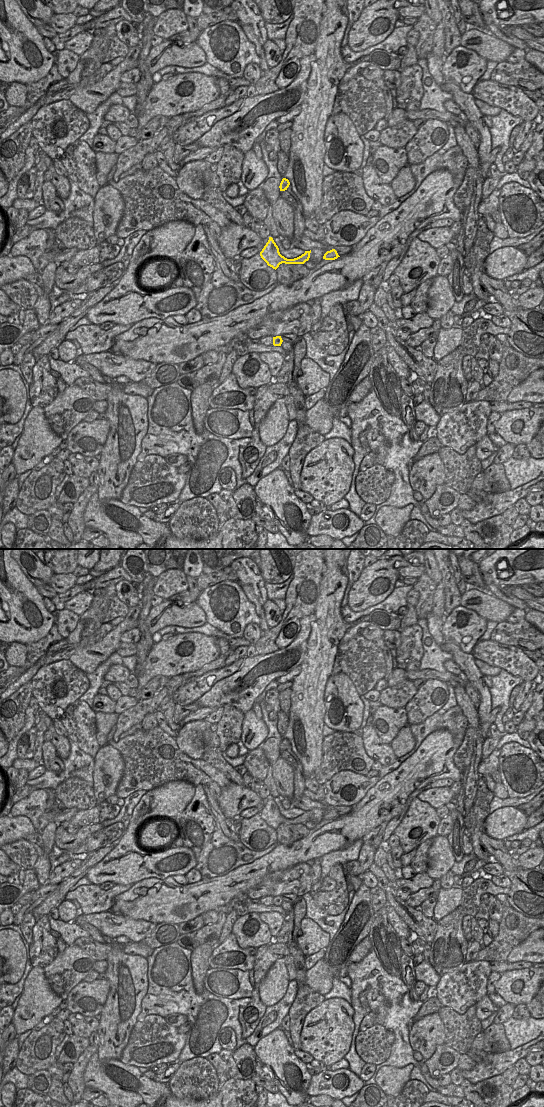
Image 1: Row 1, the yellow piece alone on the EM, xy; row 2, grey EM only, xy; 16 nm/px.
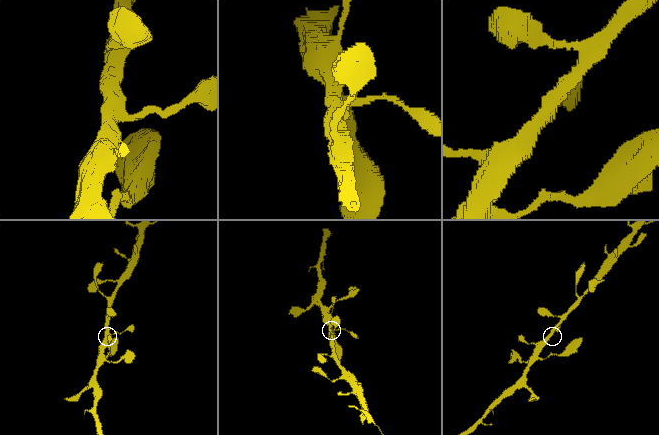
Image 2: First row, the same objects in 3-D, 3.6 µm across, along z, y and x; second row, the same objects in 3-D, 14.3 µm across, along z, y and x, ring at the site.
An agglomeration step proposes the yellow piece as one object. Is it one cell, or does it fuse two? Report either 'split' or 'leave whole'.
leave whole

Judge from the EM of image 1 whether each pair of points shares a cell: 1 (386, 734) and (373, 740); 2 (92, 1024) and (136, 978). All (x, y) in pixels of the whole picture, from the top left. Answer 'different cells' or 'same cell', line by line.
1: different cells
2: different cells

